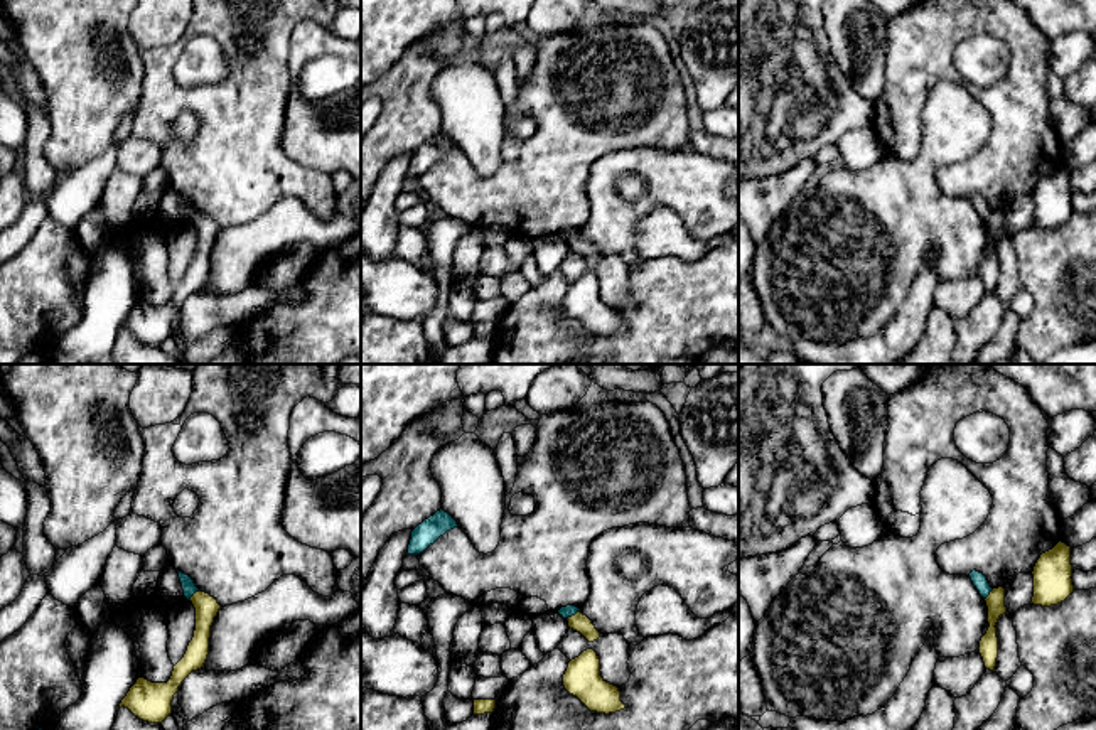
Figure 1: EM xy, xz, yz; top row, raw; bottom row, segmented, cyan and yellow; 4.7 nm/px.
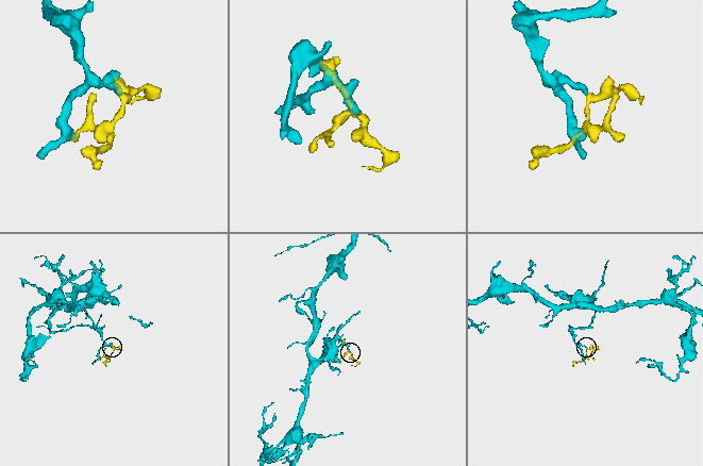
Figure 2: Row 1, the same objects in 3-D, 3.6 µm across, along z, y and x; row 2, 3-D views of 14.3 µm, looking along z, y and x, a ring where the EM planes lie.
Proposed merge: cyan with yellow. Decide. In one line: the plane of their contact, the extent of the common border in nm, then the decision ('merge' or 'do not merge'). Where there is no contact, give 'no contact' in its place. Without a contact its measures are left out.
xz | 80 nm | do not merge

